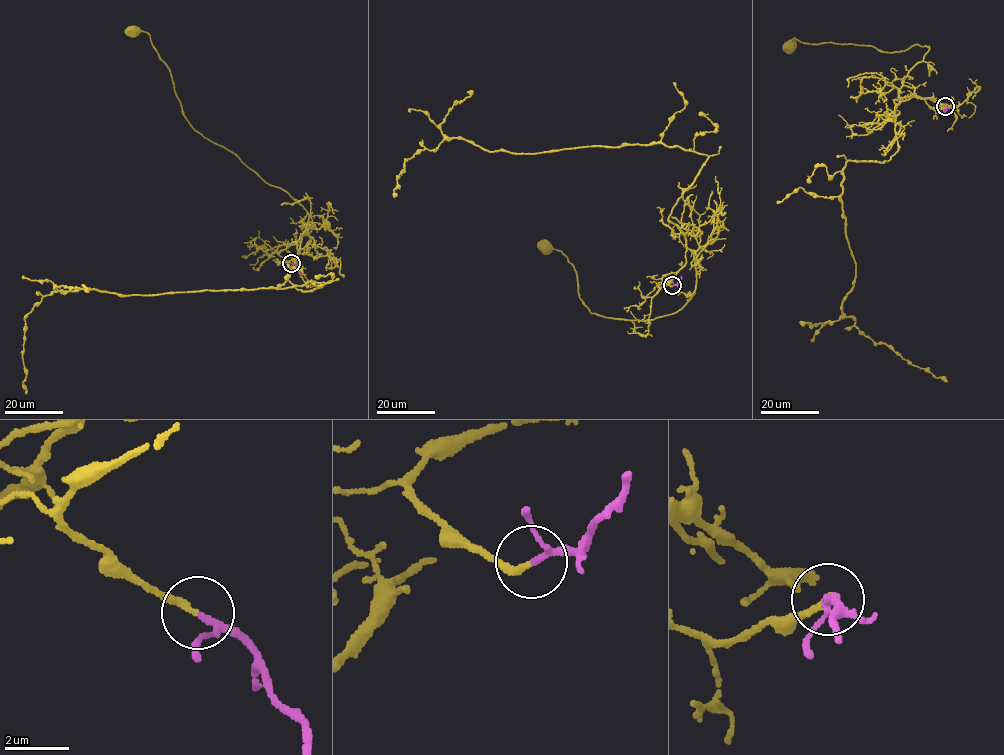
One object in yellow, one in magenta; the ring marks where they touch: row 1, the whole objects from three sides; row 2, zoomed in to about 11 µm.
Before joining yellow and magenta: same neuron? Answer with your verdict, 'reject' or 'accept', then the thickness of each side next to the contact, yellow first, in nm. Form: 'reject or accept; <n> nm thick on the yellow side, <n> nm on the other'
accept; 200 nm thick on the yellow side, 150 nm on the other

